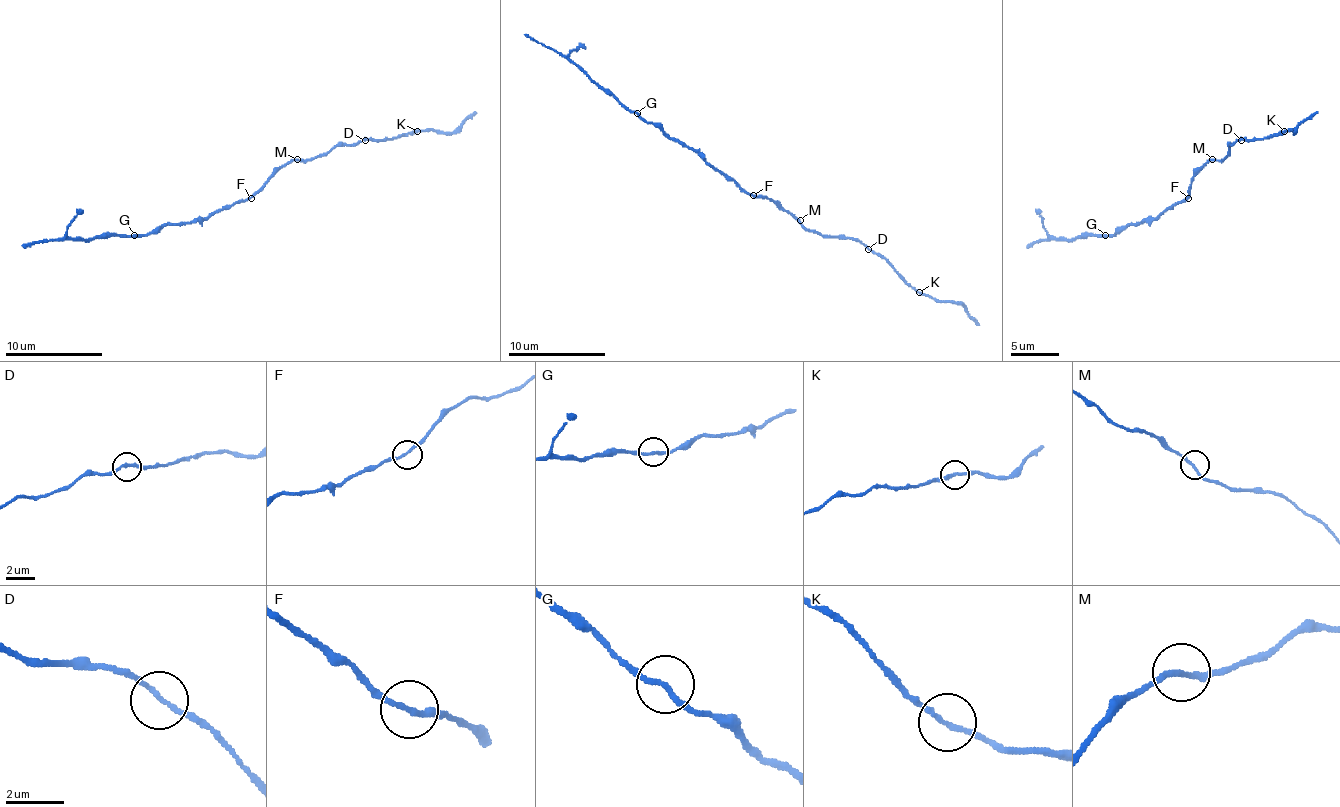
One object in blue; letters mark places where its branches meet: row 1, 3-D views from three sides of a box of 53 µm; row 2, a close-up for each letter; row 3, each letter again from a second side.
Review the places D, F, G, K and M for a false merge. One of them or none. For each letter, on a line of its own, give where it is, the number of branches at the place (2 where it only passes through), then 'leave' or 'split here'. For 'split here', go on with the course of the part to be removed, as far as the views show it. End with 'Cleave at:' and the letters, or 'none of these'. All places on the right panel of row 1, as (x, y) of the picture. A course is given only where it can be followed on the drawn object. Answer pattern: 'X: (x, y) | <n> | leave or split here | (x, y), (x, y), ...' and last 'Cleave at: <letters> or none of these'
D: (1241, 140) | 2 | leave
F: (1188, 198) | 2 | leave
G: (1105, 235) | 2 | leave
K: (1284, 131) | 2 | leave
M: (1212, 159) | 2 | leave
Cleave at: none of these

